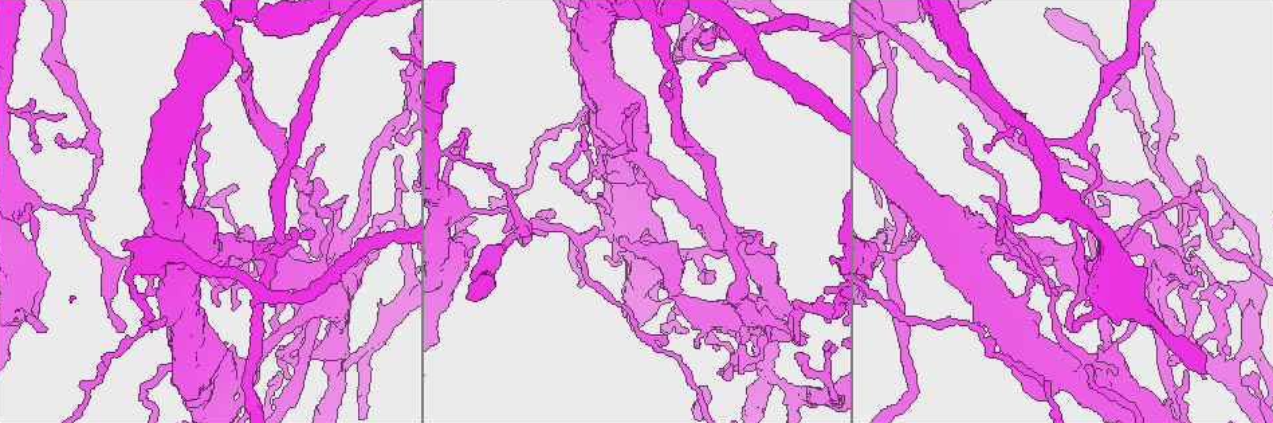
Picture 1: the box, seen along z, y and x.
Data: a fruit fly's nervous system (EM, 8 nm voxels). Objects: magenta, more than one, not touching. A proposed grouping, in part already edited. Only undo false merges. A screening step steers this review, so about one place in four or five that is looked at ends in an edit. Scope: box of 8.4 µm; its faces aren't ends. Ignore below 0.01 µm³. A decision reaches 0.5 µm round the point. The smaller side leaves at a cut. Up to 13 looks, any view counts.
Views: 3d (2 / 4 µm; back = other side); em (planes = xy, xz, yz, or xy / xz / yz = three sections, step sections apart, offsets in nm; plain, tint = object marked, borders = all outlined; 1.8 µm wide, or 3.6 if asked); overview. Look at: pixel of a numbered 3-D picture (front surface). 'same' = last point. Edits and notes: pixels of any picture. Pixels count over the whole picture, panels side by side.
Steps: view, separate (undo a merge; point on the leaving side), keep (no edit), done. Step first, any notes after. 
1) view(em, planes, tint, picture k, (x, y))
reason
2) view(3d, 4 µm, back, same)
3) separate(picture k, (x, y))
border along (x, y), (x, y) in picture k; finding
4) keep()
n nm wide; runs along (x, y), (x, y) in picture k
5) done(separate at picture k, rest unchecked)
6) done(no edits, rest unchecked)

view(em, xz, step 16, tint, picture 1, (1030, 272))
branch point

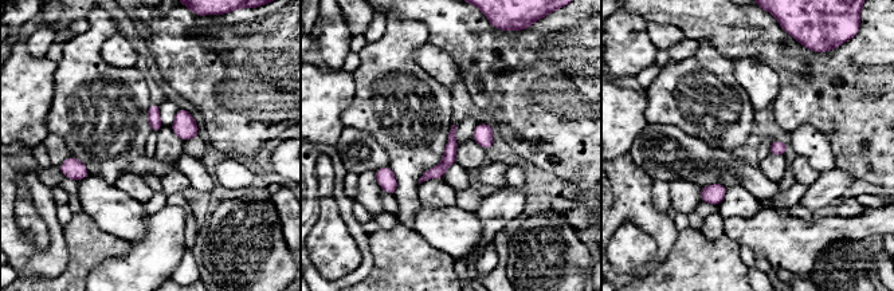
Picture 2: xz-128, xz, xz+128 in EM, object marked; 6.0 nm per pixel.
view(em, planes, borders, same)

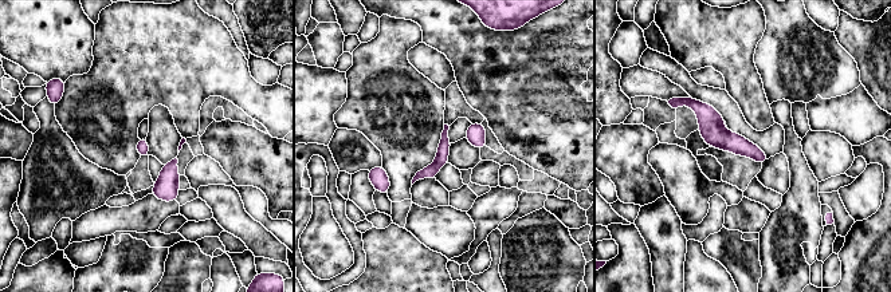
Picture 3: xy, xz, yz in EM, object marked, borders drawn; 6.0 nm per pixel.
keep()
80 nm wide; one neuron here

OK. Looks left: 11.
view(em, 3.6 µm, yz, step 8, tint, picture 1, (1069, 203))
sudden change in width

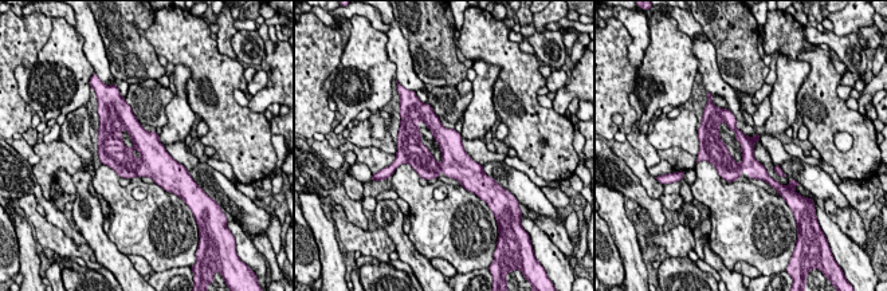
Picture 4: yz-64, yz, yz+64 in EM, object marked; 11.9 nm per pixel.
keep()
190 nm wide; runs along (707, 144), (732, 168), (764, 176) in picture 4; continuous, no second neuron

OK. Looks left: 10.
view(3d, 4 µm, picture 1, (511, 240))
thin neck

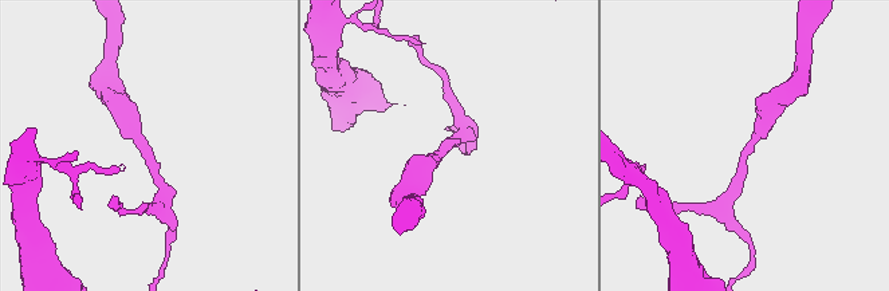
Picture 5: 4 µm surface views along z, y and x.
view(em, planes, tint, picture 5, (150, 155))
arms of 180, 260 nm; shape alone is not enough

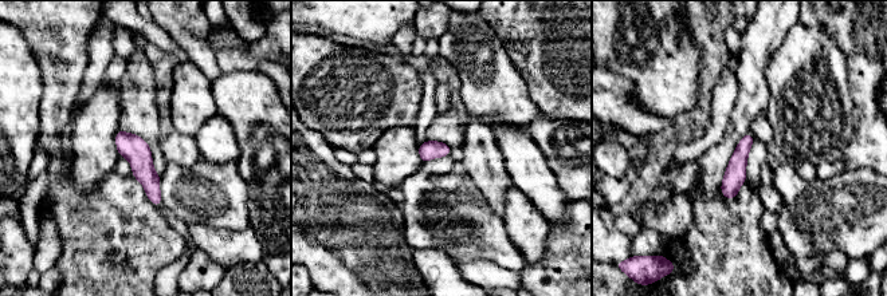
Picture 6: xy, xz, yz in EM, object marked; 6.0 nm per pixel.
keep()
runs along (120, 134), (138, 154), (157, 201) in picture 6; continuous, no second neuron

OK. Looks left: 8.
view(3d, 4 µm, picture 1, (764, 323))
closes a loop

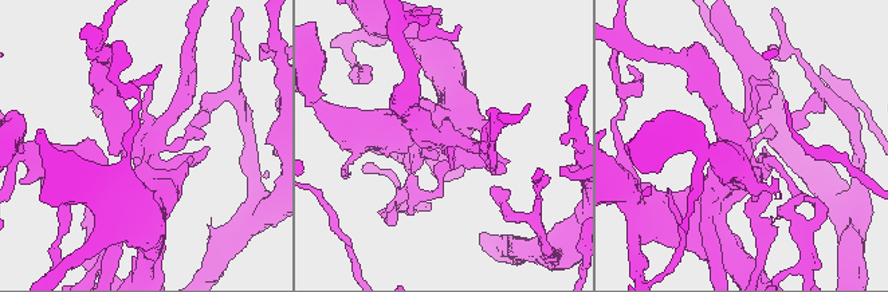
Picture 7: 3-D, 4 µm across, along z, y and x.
view(em, planes, tint, picture 7, (146, 149))

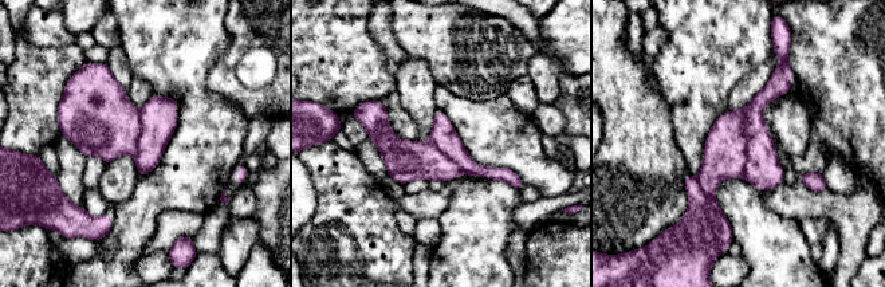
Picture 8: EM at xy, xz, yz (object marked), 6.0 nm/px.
keep()
all the same neuron

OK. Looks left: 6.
view(3d, 2 µm, picture 1, (335, 369))
looks like a crossing

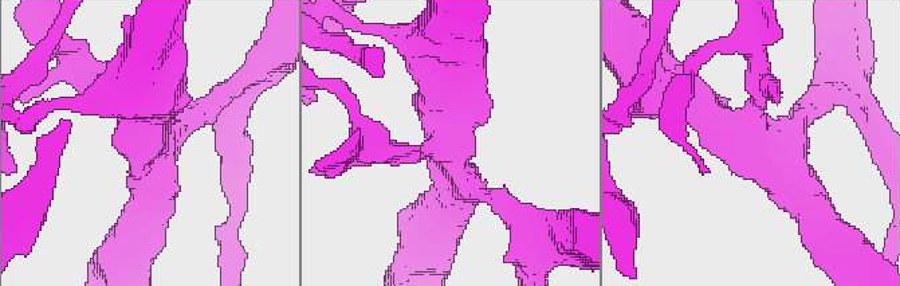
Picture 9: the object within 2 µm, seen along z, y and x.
view(em, 3.6 µm, xy, step 16, tint, picture 9, (449, 146))
4 arms

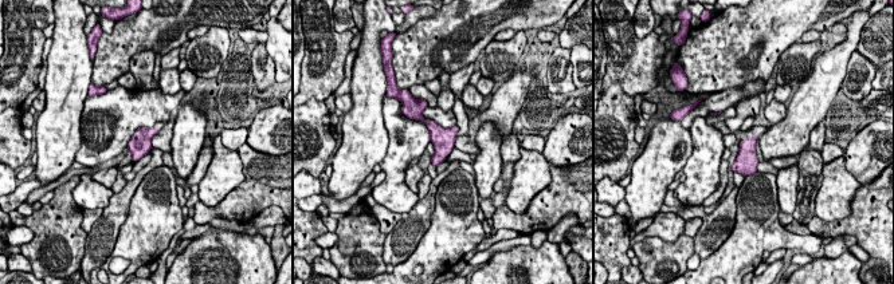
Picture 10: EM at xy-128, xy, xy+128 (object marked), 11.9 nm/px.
view(em, 3.6 µm, planes, tint, same)
another direction

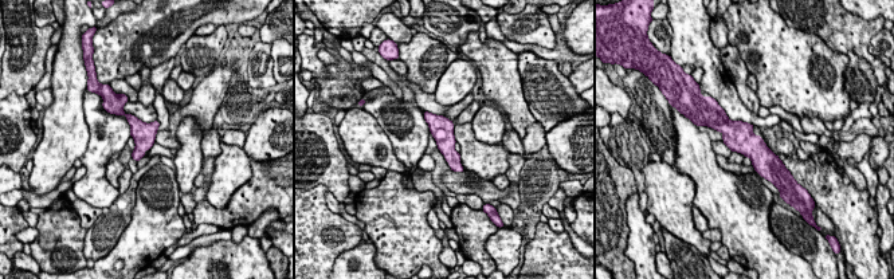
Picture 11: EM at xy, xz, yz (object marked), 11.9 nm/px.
keep()
runs along (716, 116), (768, 162), (775, 164) in picture 11; one neuron here

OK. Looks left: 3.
done(no edits, rest unchecked)

